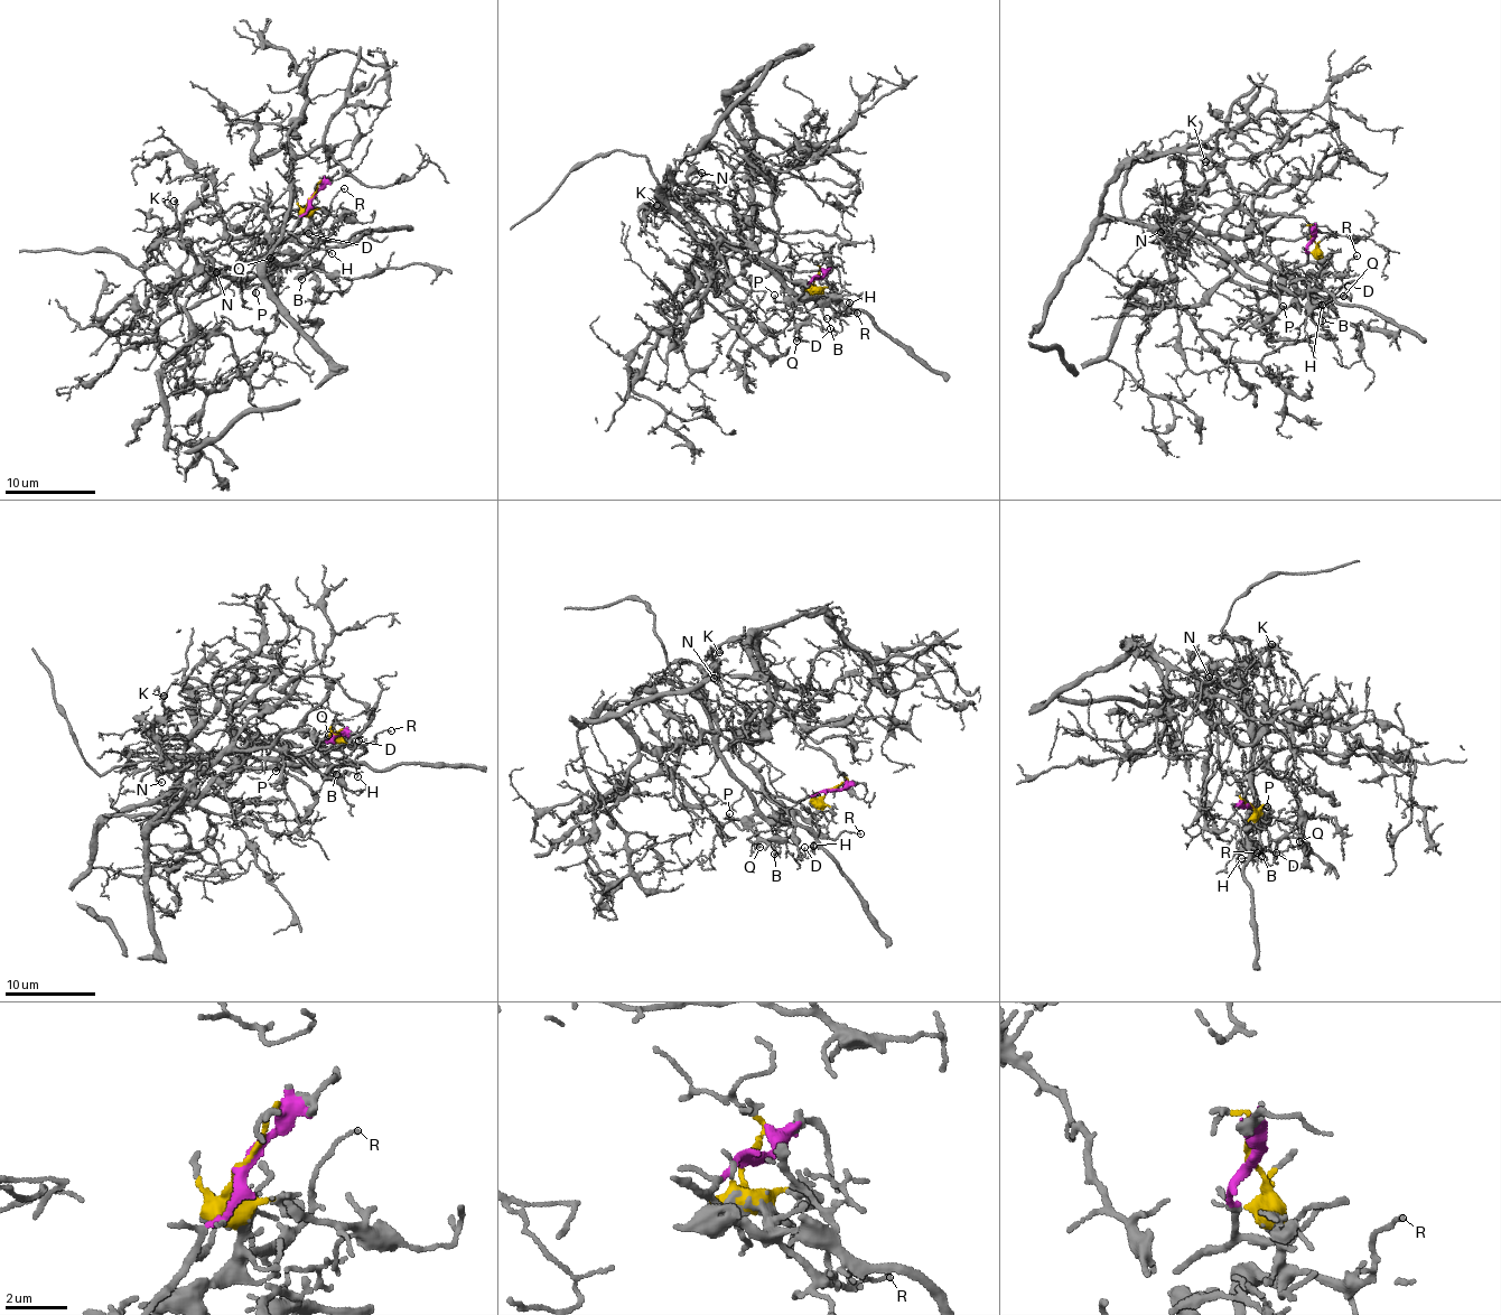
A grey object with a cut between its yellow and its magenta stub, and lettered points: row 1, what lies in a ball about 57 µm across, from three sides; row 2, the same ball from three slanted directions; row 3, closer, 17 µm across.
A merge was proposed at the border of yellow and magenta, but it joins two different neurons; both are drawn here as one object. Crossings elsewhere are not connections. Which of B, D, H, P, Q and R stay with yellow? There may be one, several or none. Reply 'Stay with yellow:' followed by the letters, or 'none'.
Stay with yellow: B, D, H, P, Q, R

